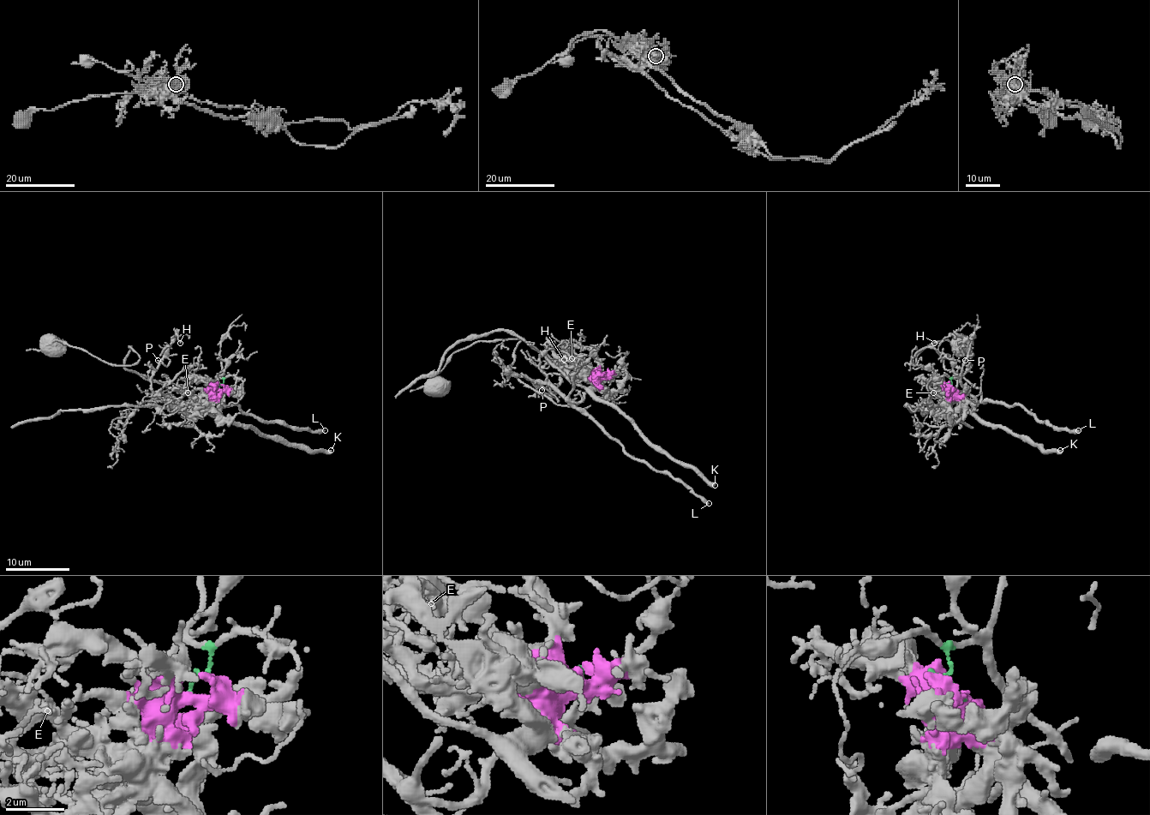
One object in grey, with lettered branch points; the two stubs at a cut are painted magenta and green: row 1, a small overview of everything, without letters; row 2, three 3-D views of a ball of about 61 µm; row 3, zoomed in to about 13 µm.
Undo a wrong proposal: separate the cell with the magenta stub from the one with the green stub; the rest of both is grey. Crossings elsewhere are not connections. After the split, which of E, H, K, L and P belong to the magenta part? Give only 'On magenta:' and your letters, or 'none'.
On magenta: E, K

